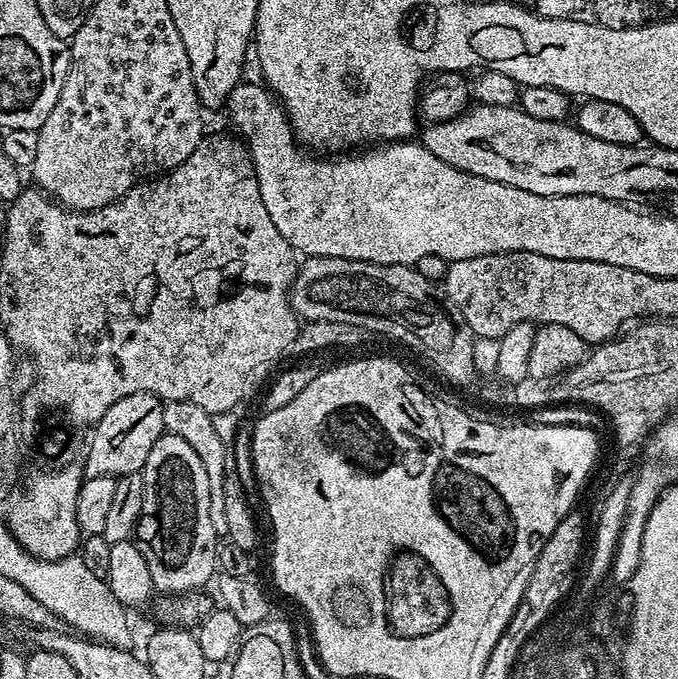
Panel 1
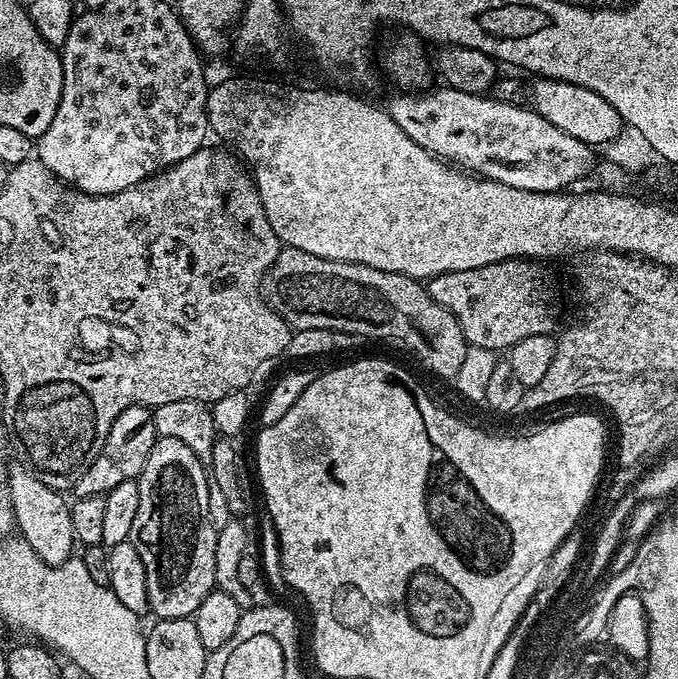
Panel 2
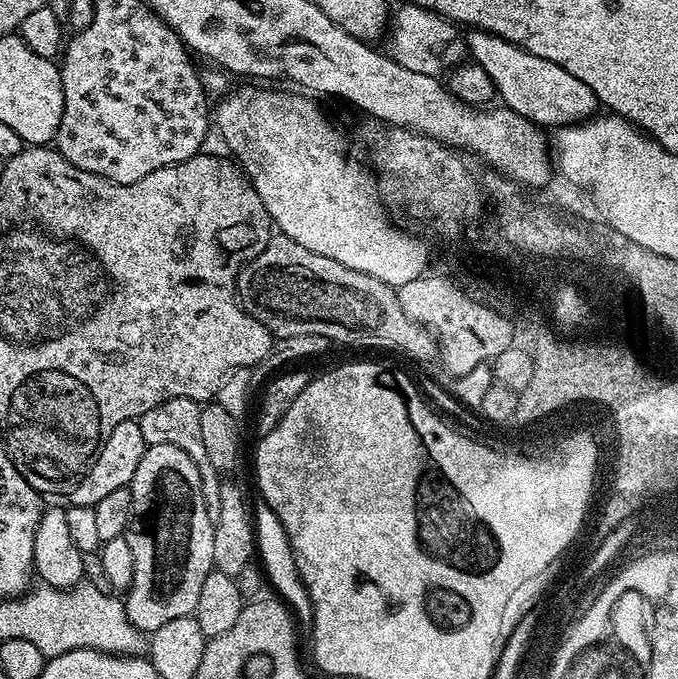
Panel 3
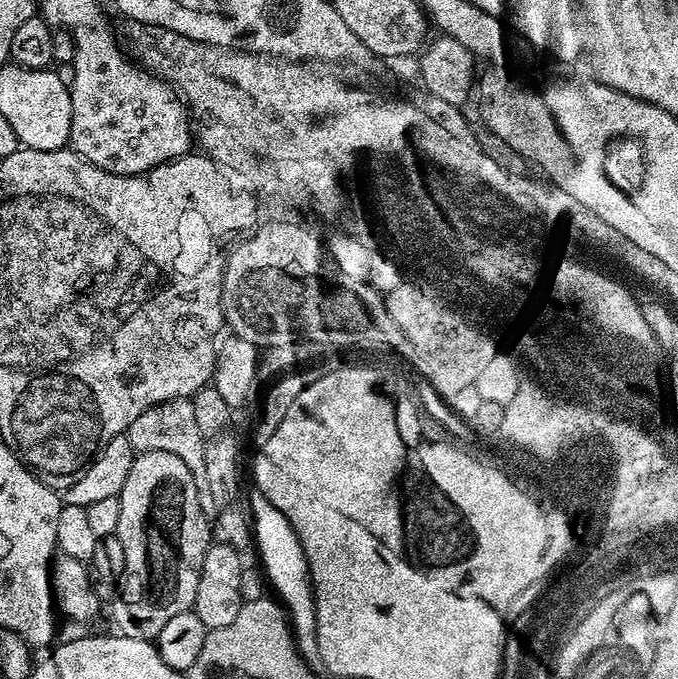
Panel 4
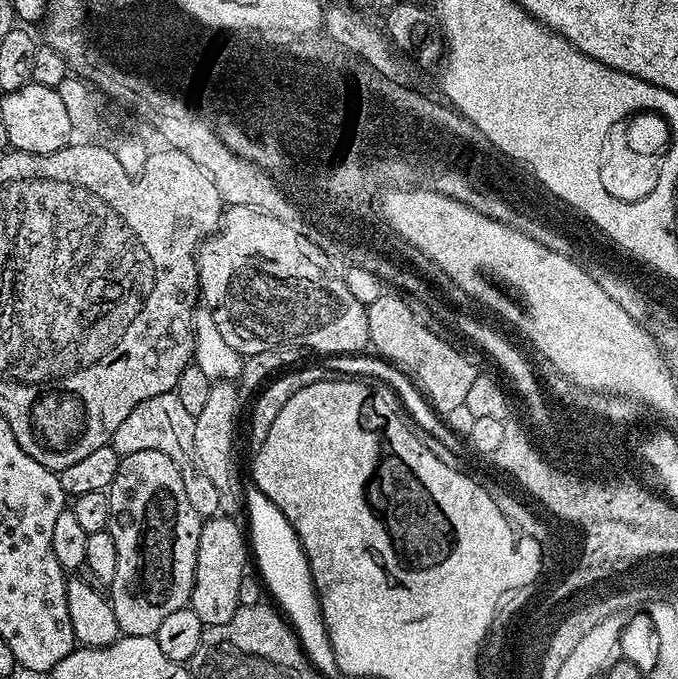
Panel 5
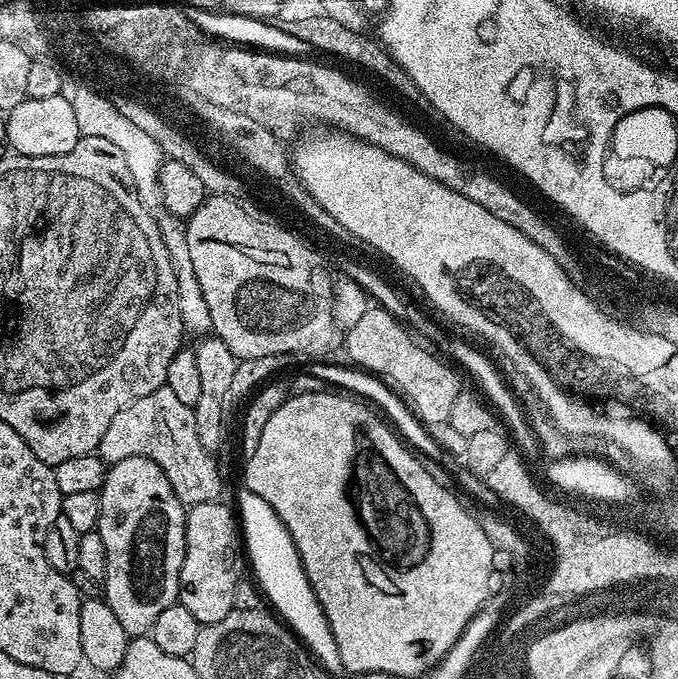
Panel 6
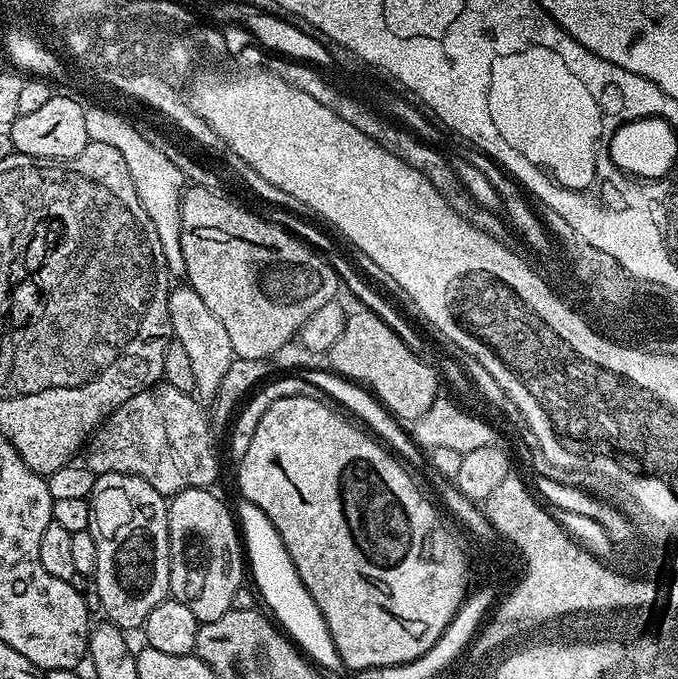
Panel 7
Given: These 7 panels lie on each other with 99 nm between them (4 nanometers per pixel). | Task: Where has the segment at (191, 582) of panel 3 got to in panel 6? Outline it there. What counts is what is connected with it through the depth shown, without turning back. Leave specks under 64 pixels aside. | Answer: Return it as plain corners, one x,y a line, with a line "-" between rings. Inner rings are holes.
137,456
122,458
122,462
111,465
99,493
100,513
98,514
96,531
99,532
102,543
106,545
106,574
102,581
102,598
108,603
110,610
114,610
119,625
122,626
129,638
147,636
151,633
154,622
158,619
158,614
162,614
162,610
166,610
166,606
177,603
180,595
180,575
182,574
182,562
186,554
186,518
188,517
186,505
178,498
178,494
174,494
170,482
166,478
162,466
158,466
158,462
150,462
150,458
138,458

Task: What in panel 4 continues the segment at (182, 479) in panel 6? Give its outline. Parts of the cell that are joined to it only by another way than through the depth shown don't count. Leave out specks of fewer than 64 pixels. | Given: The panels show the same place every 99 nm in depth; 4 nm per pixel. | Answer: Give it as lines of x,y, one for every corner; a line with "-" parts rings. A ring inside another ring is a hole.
191,399
167,400
146,410
138,418
134,418
126,435
137,453
162,450
170,454
178,454
178,458
182,458
186,462
186,466
194,478
194,486
198,490
198,502
202,506
202,510
208,517
215,517
214,497
210,494
206,475
206,458
204,457
206,438
202,434
202,430
198,430

